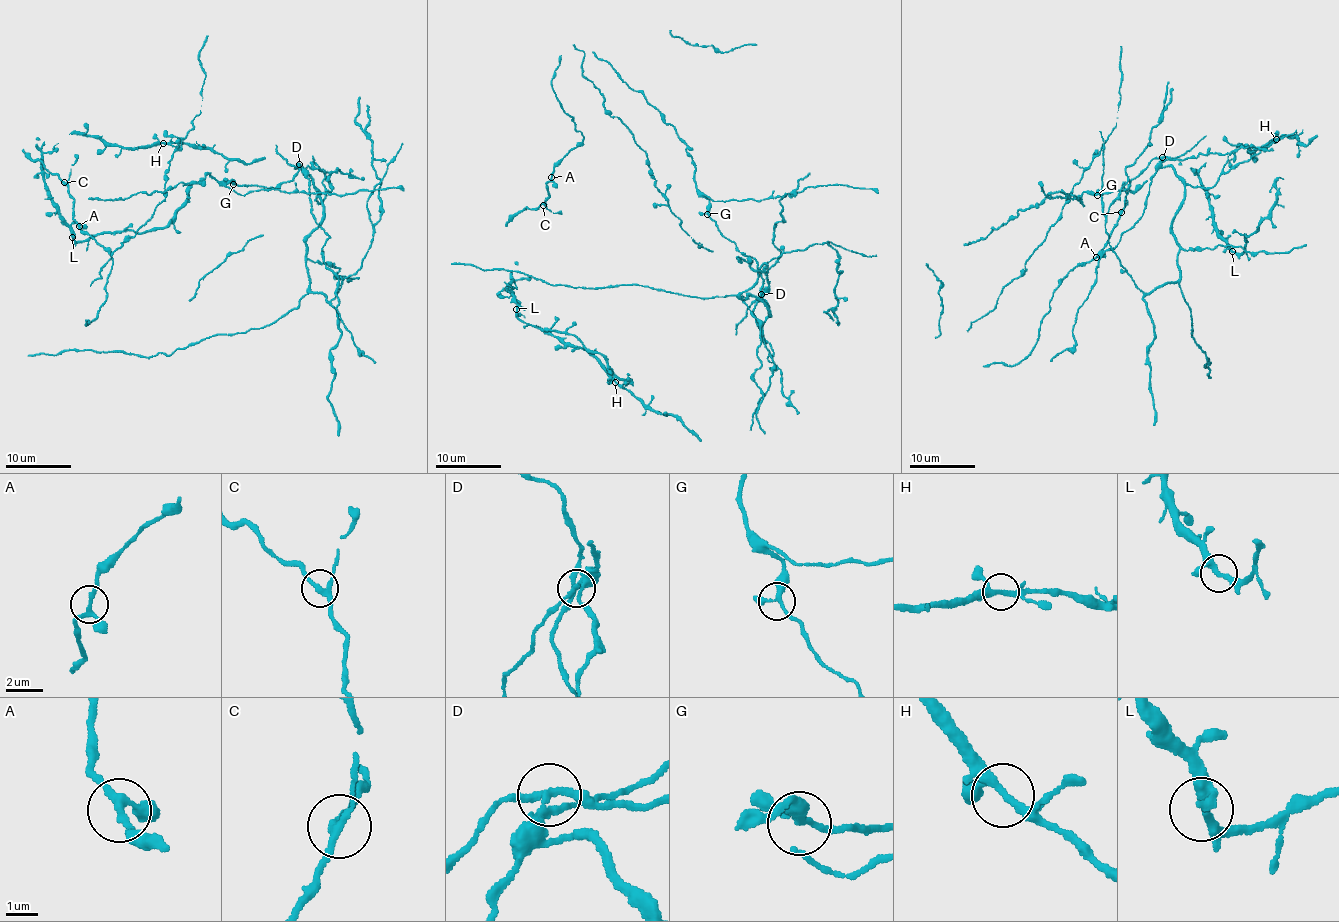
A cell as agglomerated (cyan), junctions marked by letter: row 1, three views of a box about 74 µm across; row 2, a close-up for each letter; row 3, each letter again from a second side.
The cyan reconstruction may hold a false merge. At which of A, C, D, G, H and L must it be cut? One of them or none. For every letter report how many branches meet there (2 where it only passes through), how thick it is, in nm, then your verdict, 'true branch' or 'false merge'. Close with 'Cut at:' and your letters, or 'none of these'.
A: 3 | 220 nm | true branch
C: 3 | 220 nm | true branch
D: 3 | 240 nm | false merge
G: 3 | 240 nm | true branch
H: 4 | 240 nm | true branch
L: 3 | 260 nm | true branch
Cut at: D

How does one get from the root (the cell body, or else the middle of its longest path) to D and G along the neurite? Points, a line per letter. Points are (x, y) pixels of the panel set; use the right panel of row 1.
D: (1224, 173), (1212, 186), (1192, 187), (1170, 166), (1163, 164), (1162, 157)
G: (1224, 173), (1212, 186), (1192, 187), (1170, 166), (1154, 159), (1126, 189), (1097, 195)

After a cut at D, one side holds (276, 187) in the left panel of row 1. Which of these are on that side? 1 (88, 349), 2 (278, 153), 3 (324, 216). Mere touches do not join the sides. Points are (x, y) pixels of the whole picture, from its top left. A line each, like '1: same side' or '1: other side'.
1: other side
2: other side
3: other side

